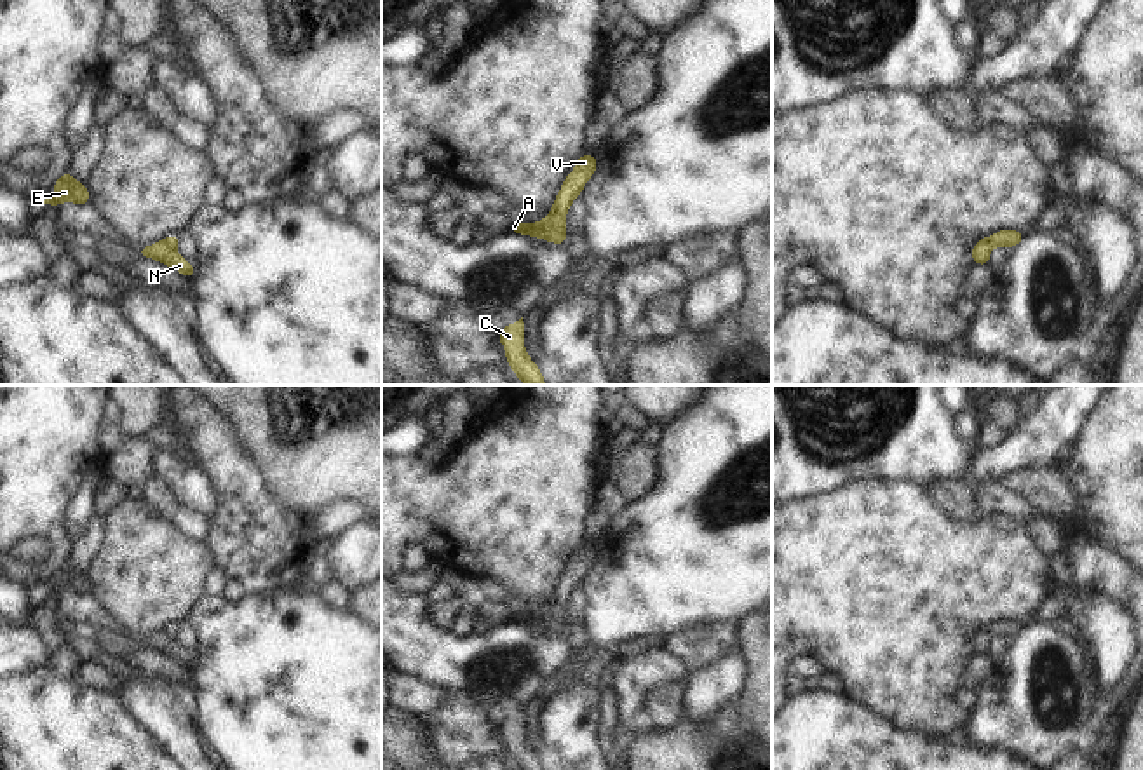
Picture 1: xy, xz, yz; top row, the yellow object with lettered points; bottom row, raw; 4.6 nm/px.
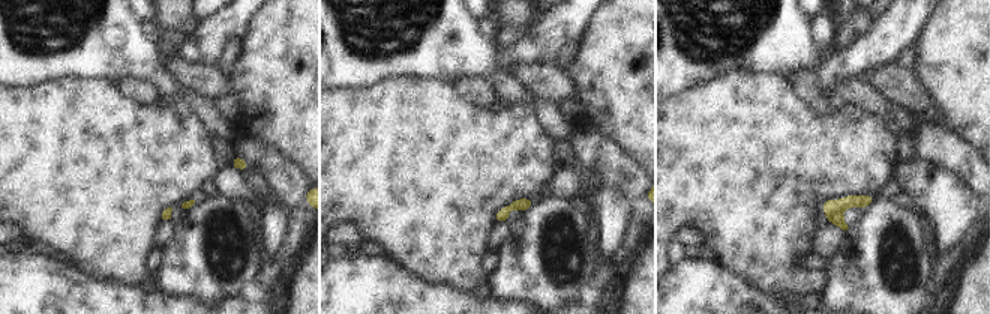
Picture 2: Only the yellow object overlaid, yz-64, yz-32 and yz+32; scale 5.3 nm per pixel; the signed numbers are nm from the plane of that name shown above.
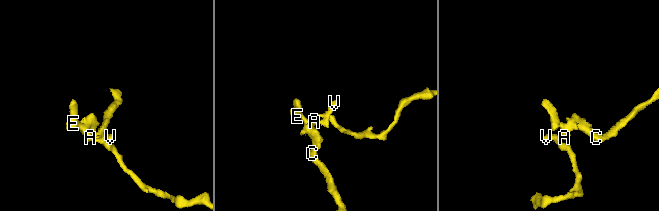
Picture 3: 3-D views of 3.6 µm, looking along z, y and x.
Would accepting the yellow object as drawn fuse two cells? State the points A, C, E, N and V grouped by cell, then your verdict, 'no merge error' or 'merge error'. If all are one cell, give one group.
groups A C E V / N; merge error

